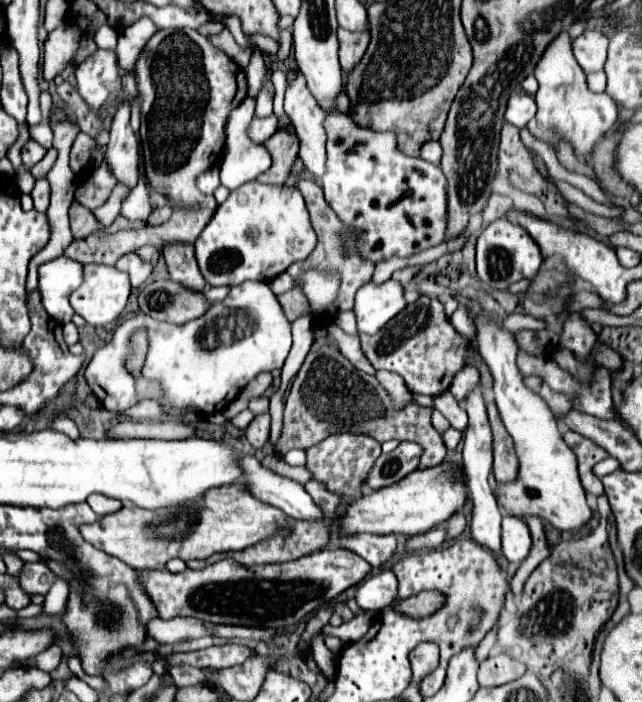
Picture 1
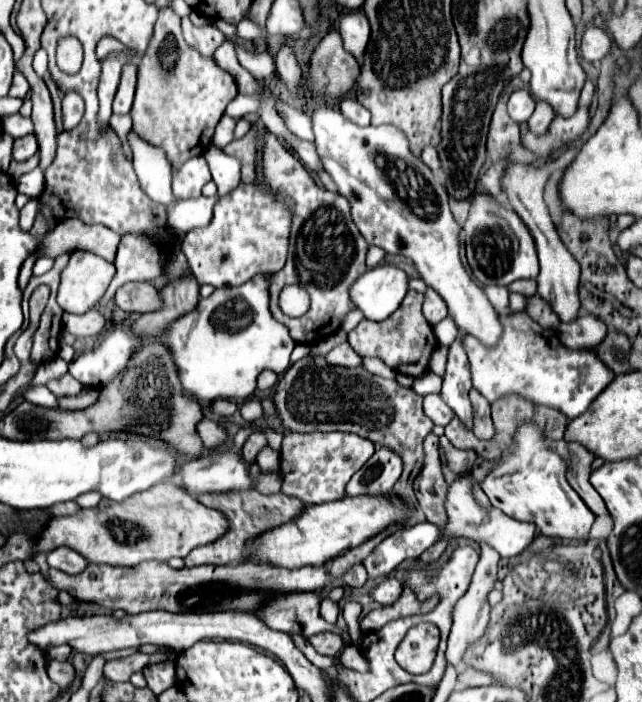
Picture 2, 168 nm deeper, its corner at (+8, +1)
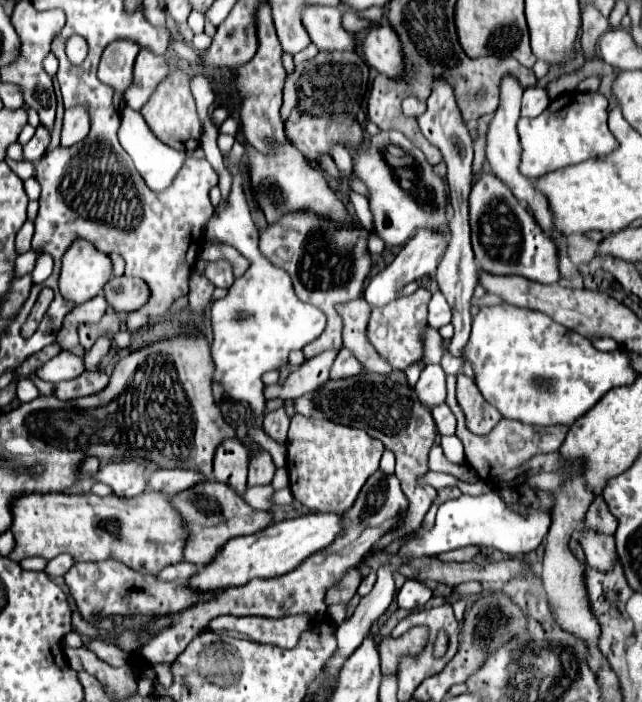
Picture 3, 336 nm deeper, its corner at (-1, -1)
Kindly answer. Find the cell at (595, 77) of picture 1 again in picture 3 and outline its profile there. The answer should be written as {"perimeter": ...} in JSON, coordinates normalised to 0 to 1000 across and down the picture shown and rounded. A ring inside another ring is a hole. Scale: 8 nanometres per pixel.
{"perimeter":[[[880,131],[874,137],[868,137],[840,165],[833,168],[808,168],[805,174],[805,188],[812,197],[812,234],[808,234],[808,245],[818,254],[843,254],[852,245],[880,239],[880,236],[893,236],[902,231],[911,231],[917,225],[930,225],[930,222],[945,222],[955,214],[961,214],[961,199],[952,191],[949,179],[945,179],[945,140],[933,131]]]}

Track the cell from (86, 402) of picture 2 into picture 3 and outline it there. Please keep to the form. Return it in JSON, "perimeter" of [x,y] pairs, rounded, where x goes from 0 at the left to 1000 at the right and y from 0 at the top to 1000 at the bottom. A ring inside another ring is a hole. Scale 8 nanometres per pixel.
{"perimeter":[[[132,527],[126,536],[104,541],[104,544],[92,544],[83,550],[83,564],[89,564],[92,570],[114,570],[114,567],[126,567],[126,564],[142,564],[157,558],[170,544],[170,536],[160,527]]]}

